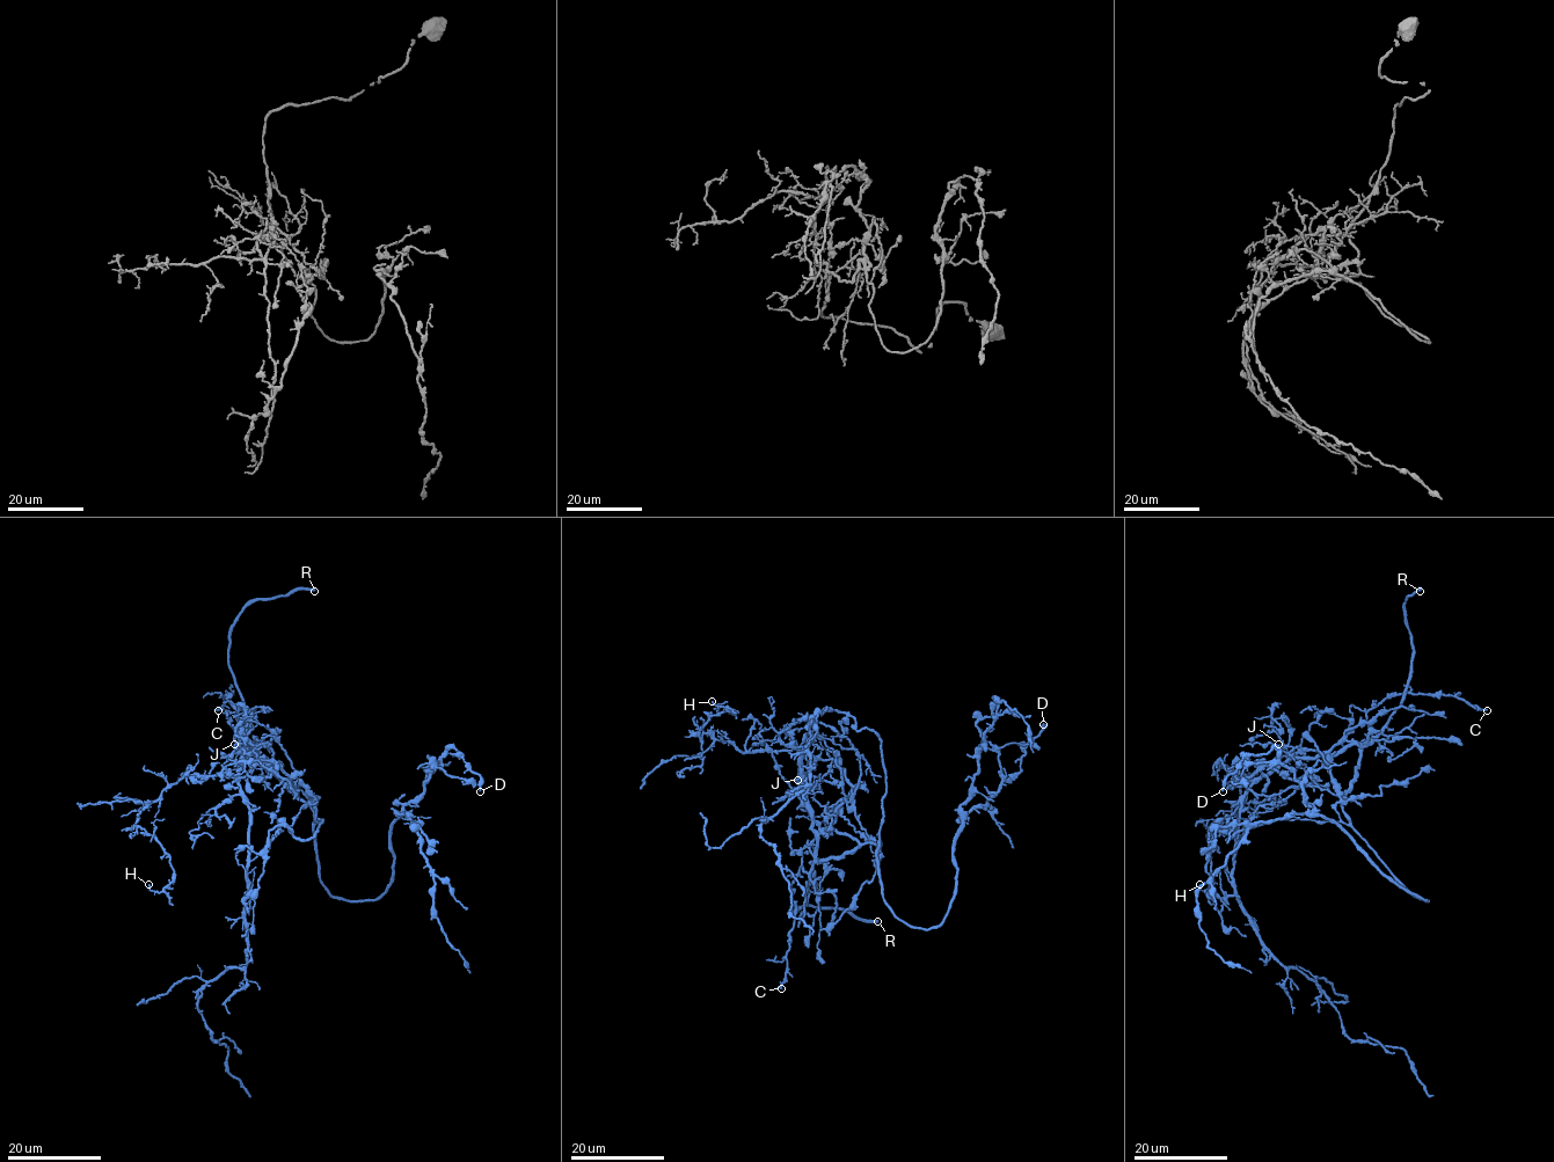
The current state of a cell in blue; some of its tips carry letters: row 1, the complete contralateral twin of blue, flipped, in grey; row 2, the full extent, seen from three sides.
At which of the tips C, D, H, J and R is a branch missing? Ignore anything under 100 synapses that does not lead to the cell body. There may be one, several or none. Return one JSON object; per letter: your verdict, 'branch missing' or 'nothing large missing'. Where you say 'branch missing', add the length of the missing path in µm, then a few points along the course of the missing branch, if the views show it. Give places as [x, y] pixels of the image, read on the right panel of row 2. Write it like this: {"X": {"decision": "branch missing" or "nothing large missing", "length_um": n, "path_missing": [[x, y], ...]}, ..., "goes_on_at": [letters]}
{"C": {"decision": "nothing large missing"}, "D": {"decision": "nothing large missing"}, "H": {"decision": "nothing large missing"}, "J": {"decision": "nothing large missing"}, "R": {"decision": "branch missing", "length_um": 35}, "goes_on_at": ["R"]}

